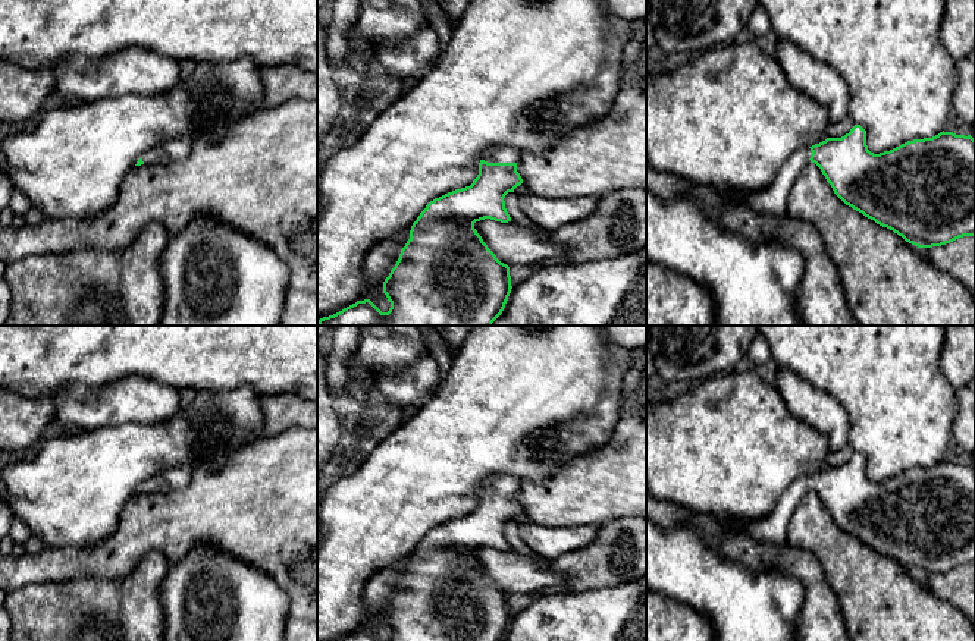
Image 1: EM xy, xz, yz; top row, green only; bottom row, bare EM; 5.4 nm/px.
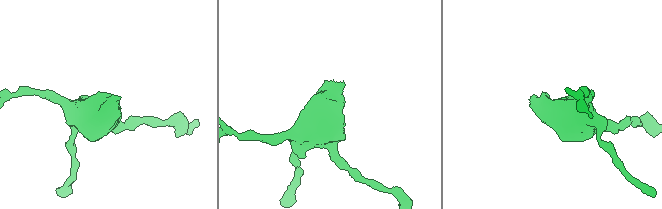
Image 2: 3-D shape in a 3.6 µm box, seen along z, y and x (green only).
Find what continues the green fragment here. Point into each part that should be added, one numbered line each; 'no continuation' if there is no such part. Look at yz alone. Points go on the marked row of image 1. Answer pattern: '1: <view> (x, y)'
1: yz (773, 200)

